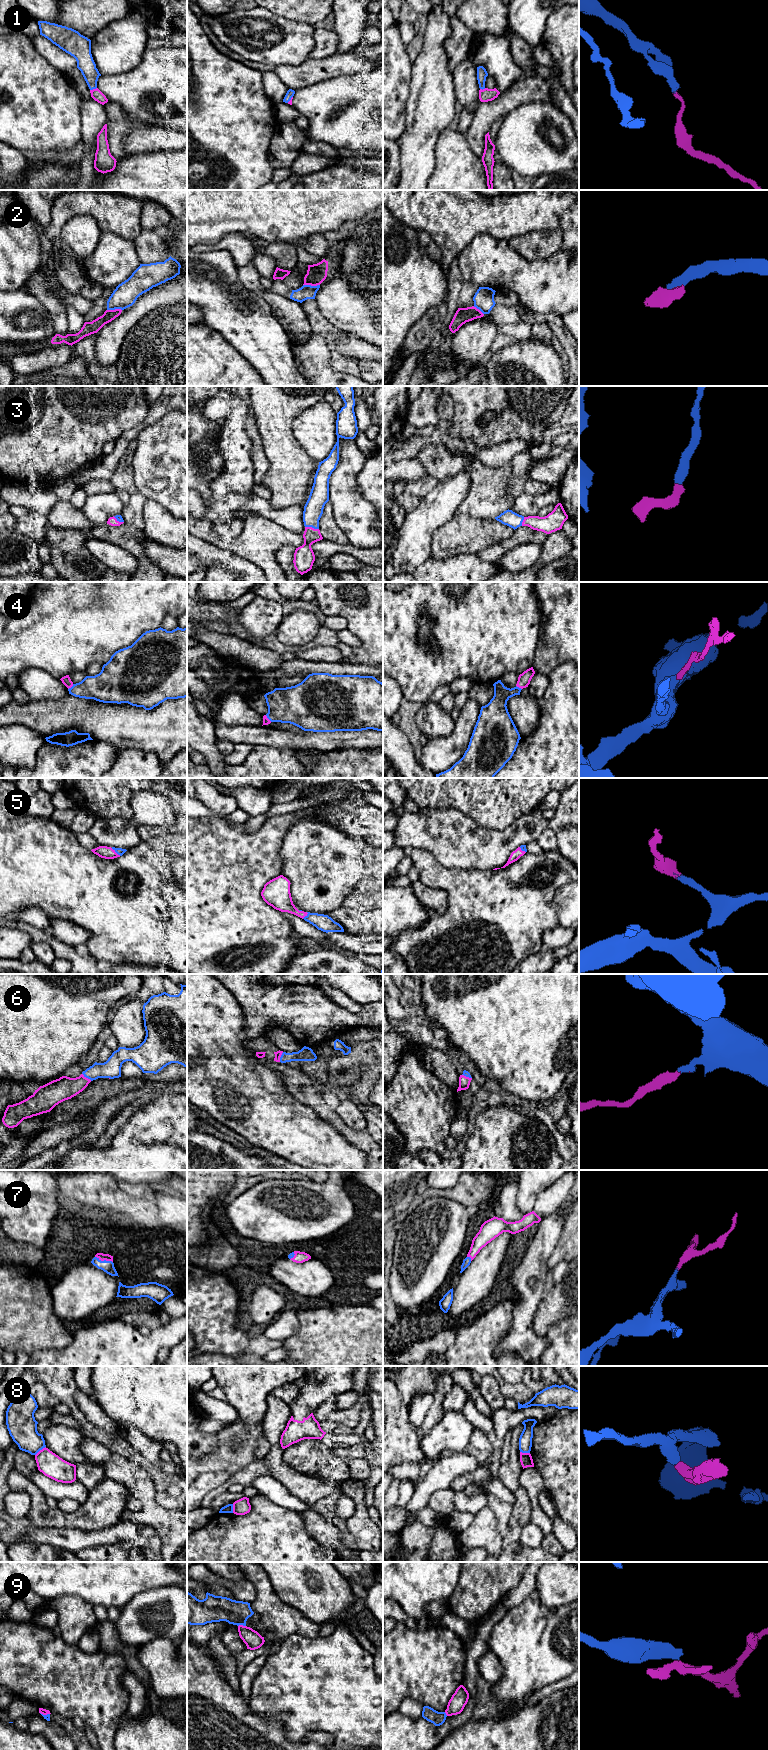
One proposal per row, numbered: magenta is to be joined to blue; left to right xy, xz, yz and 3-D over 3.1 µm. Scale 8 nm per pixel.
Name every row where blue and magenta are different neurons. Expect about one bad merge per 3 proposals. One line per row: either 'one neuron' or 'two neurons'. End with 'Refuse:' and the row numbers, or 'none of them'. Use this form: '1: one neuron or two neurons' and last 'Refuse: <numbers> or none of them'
1: one neuron
2: two neurons
3: one neuron
4: one neuron
5: one neuron
6: one neuron
7: one neuron
8: two neurons
9: two neurons
Refuse: 2, 8, 9

